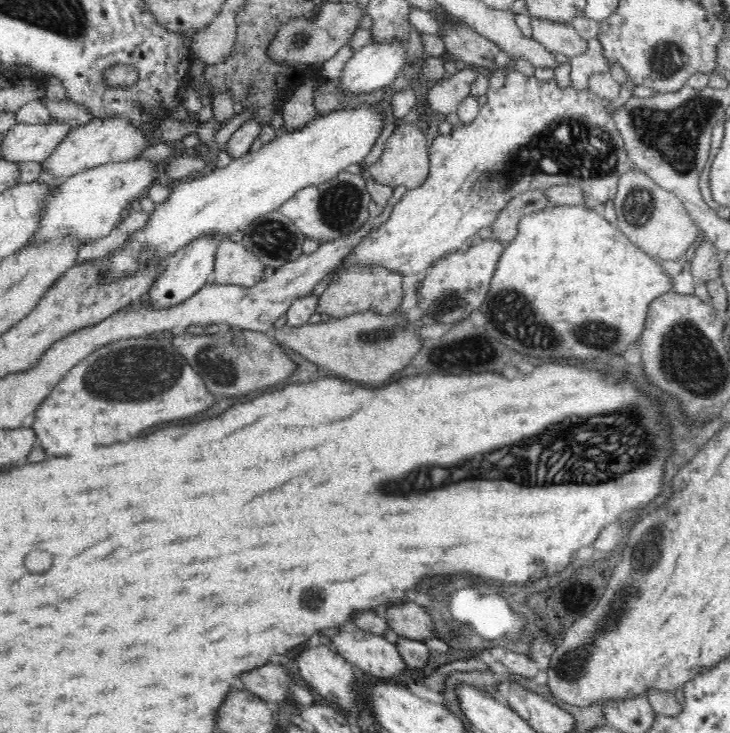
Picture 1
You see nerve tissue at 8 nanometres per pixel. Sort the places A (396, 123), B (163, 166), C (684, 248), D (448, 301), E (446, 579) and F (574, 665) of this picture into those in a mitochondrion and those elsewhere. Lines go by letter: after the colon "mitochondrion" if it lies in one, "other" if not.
A: other
B: other
C: other
D: mitochondrion
E: other
F: mitochondrion

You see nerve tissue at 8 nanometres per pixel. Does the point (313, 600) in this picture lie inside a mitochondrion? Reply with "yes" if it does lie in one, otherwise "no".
yes

